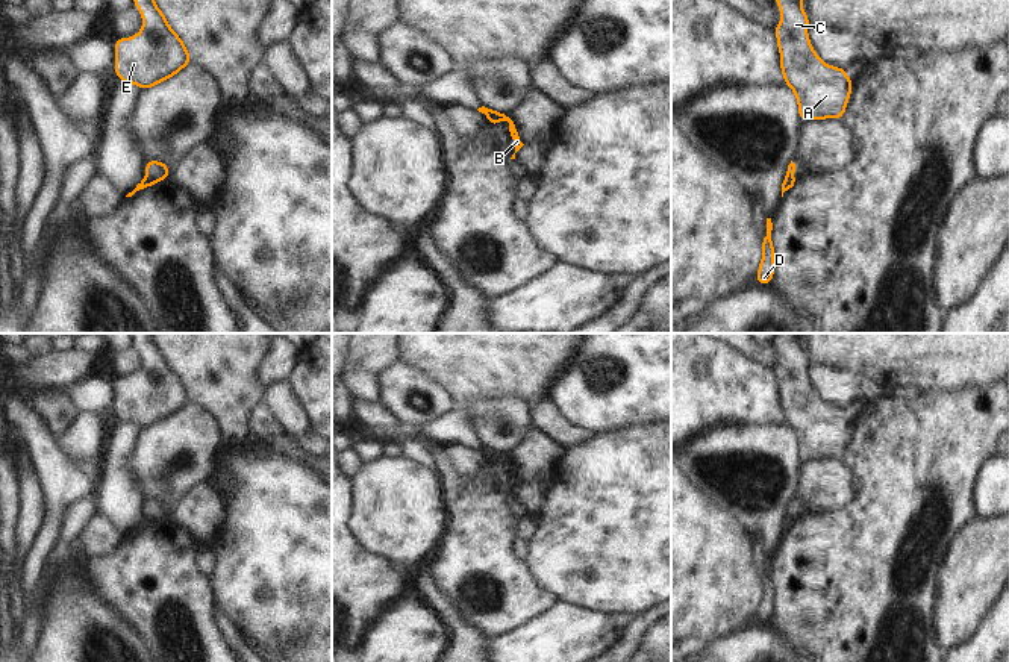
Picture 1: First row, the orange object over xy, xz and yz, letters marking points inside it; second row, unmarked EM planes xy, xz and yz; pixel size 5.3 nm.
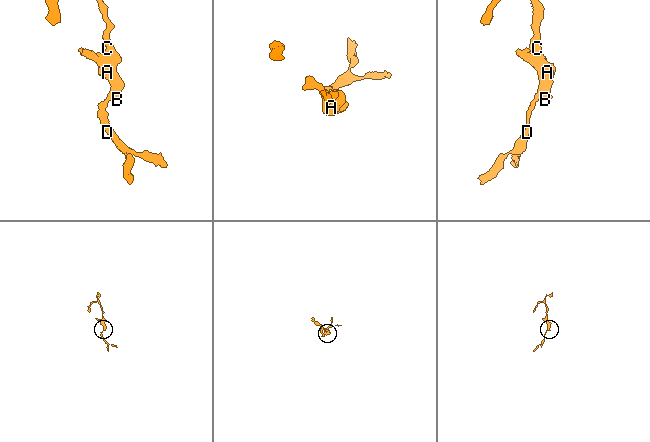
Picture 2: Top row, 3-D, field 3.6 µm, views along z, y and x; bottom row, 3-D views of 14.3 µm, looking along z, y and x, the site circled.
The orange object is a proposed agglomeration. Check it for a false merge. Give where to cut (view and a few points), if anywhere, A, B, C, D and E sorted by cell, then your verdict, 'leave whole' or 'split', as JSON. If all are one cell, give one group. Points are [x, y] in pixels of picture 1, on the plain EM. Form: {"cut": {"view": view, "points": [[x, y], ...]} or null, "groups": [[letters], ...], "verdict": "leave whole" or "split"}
{"cut": null, "groups": [["A", "B", "C", "D", "E"]], "verdict": "leave whole"}

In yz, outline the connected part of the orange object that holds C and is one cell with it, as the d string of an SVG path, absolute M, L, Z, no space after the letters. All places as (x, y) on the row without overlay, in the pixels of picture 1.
M777 333L782 359L774 368L785 423L795 432L804 459L841 459L853 421L845 408L824 403L811 385L809 356L801 348L803 333Z

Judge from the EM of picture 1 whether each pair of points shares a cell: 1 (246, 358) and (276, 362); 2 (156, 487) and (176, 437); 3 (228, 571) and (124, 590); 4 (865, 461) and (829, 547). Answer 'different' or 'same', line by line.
1: different
2: same
3: different
4: same

